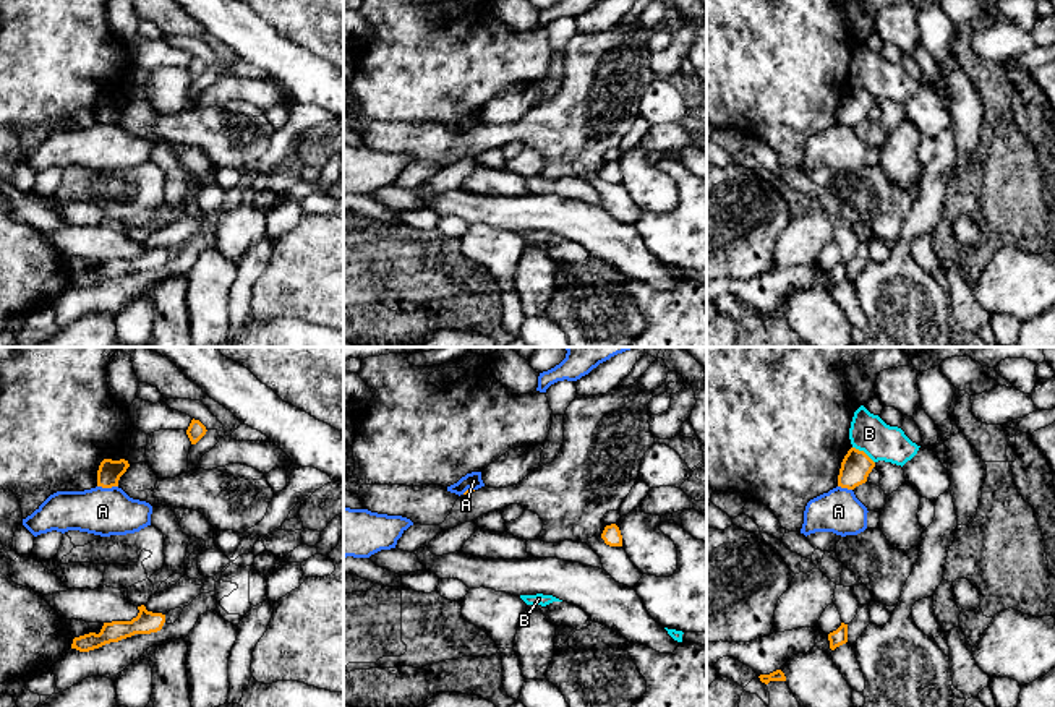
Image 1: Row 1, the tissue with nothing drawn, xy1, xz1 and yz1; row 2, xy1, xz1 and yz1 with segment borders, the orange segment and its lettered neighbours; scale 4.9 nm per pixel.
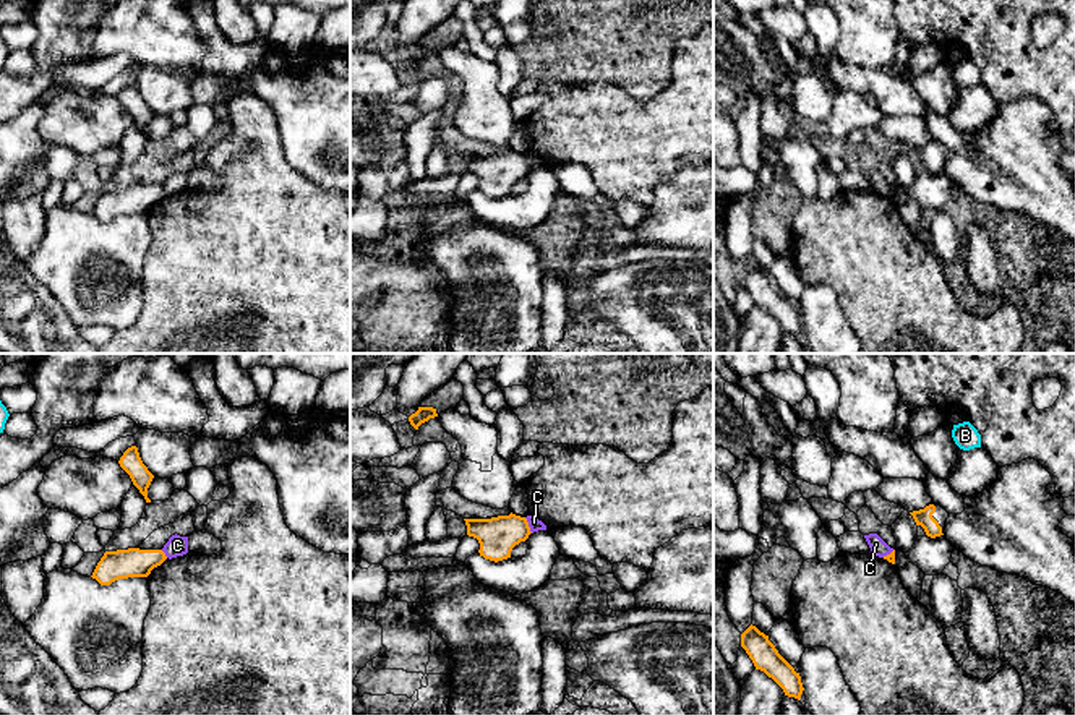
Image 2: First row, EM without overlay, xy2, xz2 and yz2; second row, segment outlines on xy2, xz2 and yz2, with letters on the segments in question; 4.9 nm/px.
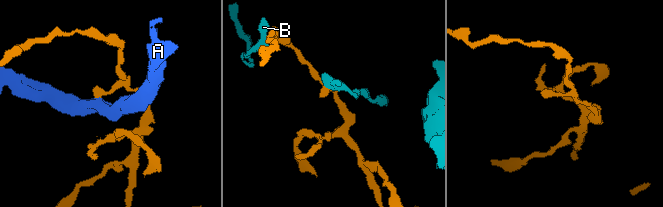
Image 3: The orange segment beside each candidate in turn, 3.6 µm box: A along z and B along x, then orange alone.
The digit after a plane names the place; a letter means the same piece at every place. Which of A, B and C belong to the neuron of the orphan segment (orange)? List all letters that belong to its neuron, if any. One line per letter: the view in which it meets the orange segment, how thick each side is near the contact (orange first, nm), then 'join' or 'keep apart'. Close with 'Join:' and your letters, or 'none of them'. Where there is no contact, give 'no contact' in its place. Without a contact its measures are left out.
A: xy1 | 120/240 nm | keep apart
B: yz1 | 150/190 nm | keep apart
C: xz2 | 190/60 nm | keep apart
Join: none of them

